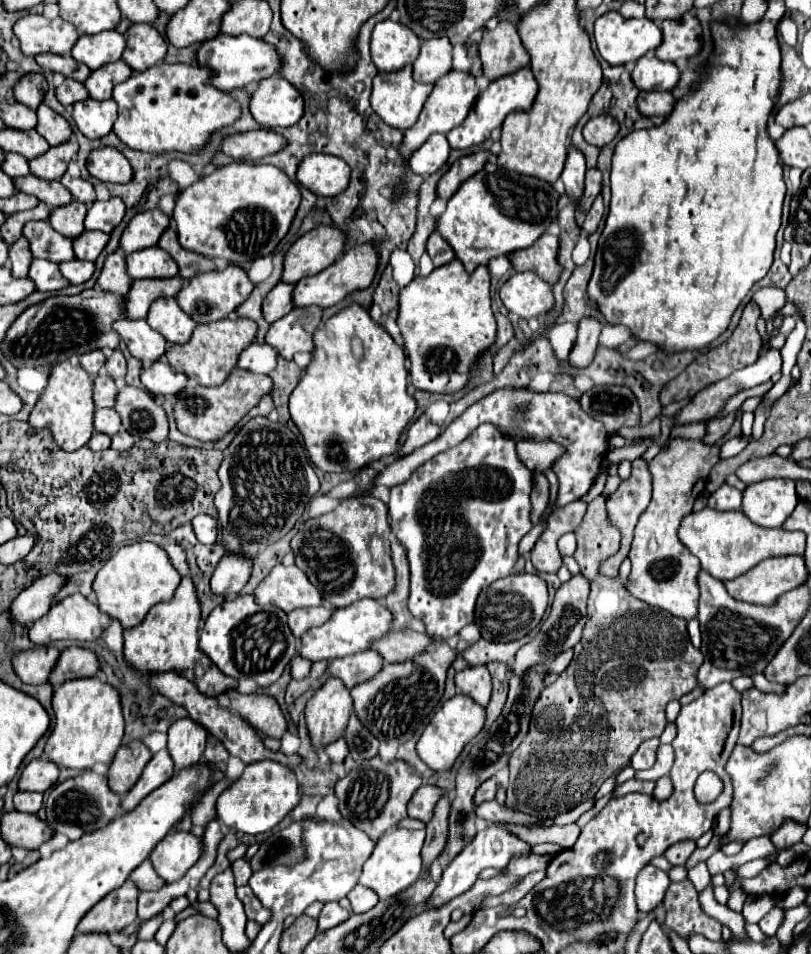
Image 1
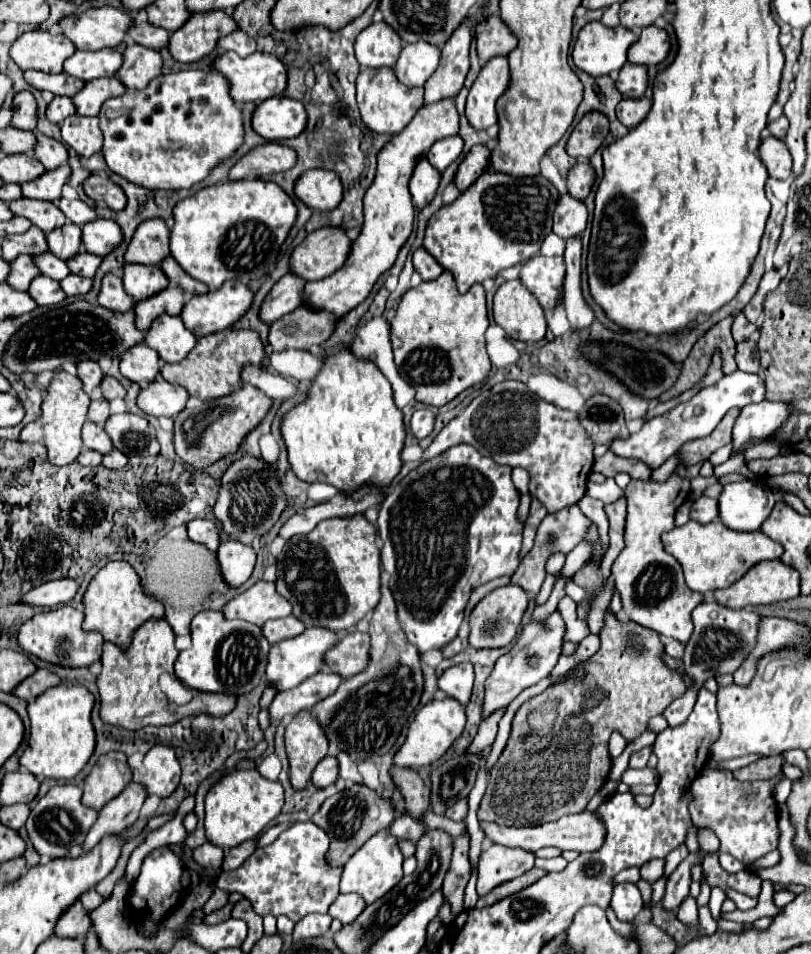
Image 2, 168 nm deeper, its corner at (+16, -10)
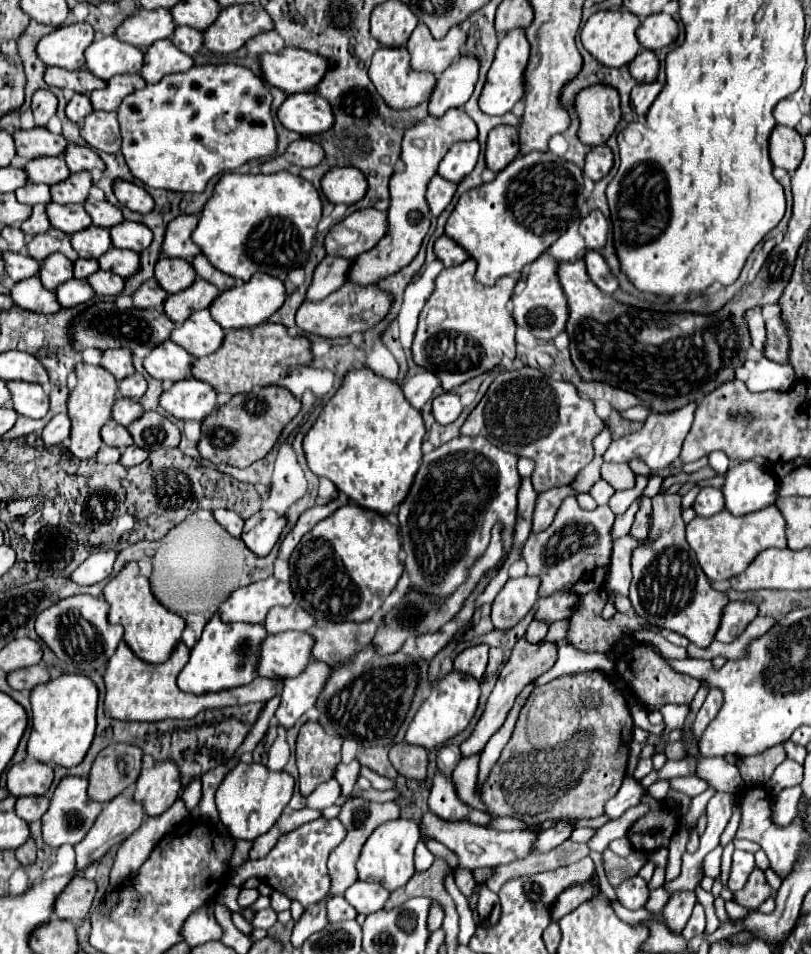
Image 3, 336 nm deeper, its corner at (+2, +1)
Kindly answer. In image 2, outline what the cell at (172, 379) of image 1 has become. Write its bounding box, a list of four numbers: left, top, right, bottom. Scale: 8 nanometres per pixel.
[138,377,188,417]

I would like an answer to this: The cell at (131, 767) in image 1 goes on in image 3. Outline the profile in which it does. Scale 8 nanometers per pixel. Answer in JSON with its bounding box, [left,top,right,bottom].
[90,744,142,804]

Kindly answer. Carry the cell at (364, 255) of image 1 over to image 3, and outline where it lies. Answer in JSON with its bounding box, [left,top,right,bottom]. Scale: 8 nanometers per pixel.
[348,108,478,286]

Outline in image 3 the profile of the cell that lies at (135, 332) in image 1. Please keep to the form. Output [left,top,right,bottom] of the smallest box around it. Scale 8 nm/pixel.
[144,340,194,382]

